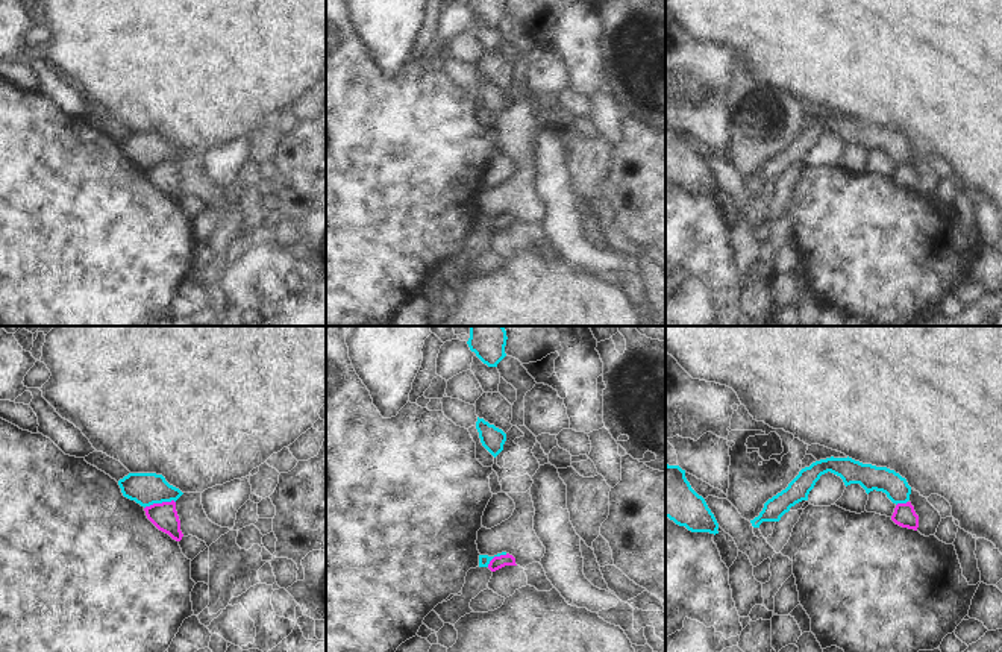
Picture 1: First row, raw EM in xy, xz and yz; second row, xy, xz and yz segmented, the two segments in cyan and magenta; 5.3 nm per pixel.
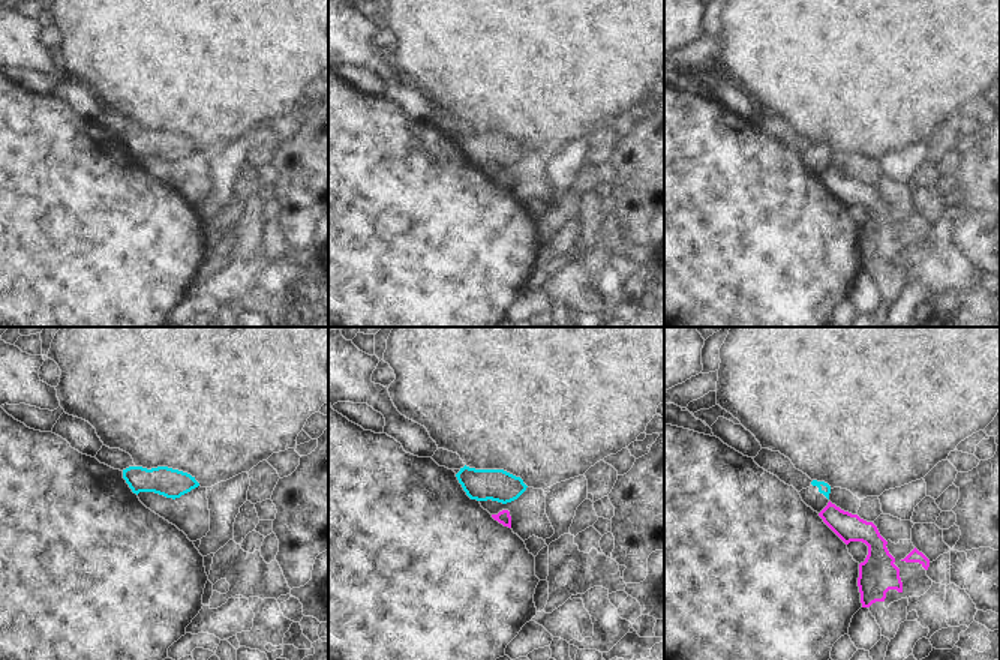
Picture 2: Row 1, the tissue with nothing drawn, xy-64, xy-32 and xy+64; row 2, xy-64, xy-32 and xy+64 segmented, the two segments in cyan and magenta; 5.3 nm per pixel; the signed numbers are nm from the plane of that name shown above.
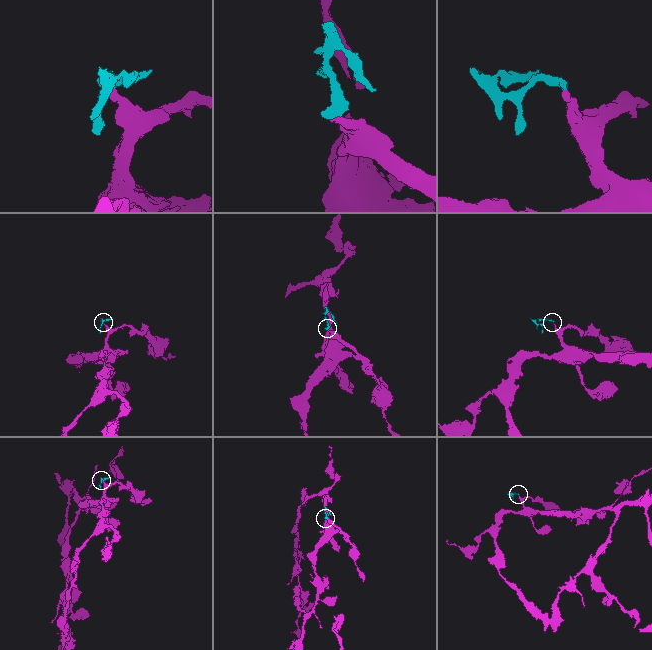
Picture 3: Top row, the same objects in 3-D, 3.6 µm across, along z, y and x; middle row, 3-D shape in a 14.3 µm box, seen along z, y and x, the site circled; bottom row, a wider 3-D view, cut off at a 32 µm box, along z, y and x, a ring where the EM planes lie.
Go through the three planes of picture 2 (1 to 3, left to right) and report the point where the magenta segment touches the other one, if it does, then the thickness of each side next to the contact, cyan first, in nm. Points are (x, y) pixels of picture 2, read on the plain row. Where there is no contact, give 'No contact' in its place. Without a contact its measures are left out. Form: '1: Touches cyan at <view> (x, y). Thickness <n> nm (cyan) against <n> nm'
1: No contact
2: No contact
3: No contact

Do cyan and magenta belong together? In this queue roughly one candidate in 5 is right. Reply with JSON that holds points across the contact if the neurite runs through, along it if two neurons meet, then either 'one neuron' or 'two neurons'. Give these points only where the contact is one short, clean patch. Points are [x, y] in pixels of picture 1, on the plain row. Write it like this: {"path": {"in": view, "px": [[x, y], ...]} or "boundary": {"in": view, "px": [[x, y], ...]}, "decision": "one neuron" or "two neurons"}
{"boundary": {"in": "xy", "px": [[175, 161], [153, 162], [144, 169]]}, "decision": "two neurons"}

